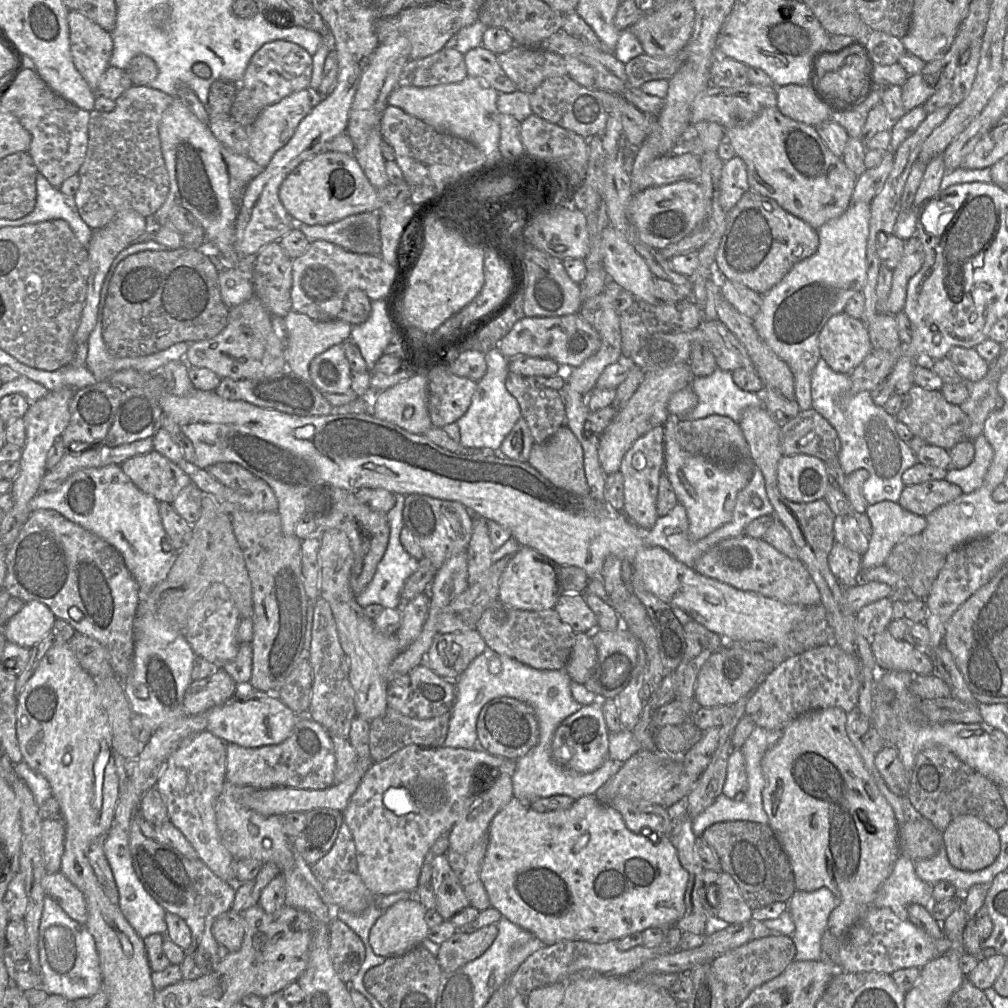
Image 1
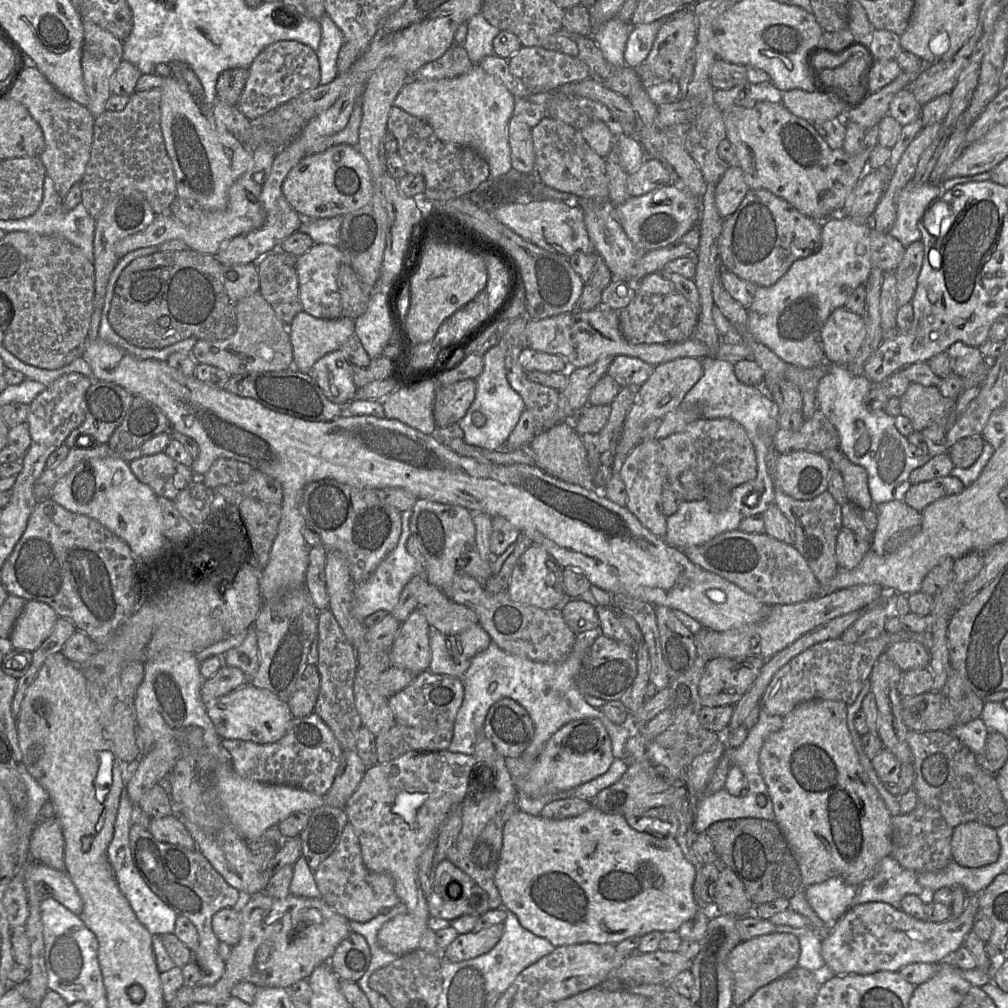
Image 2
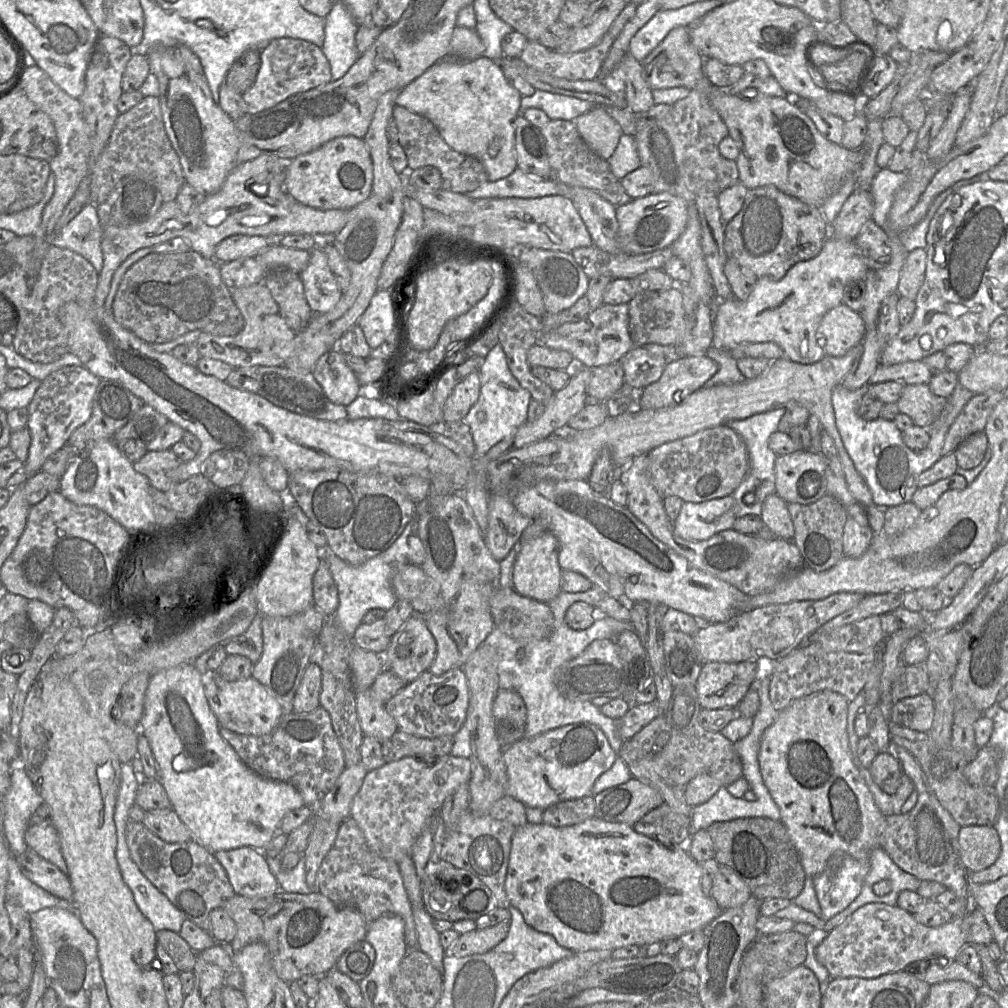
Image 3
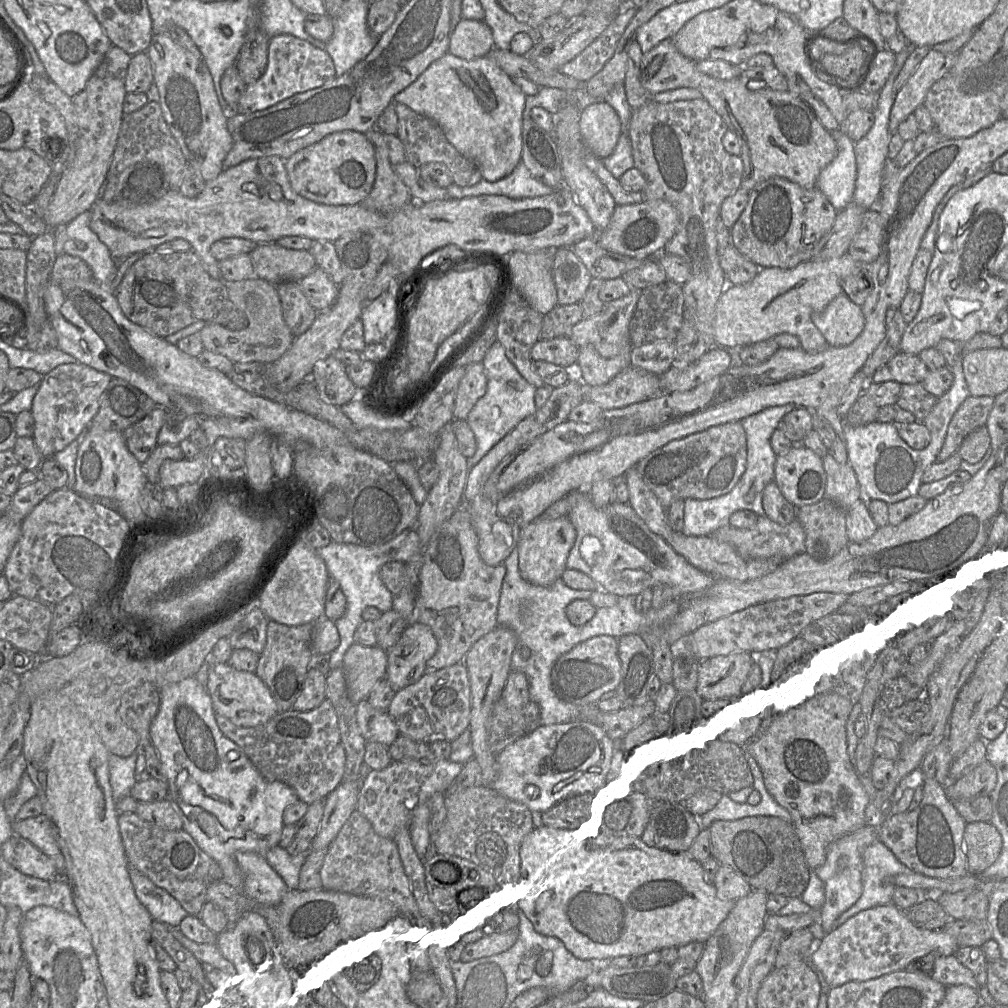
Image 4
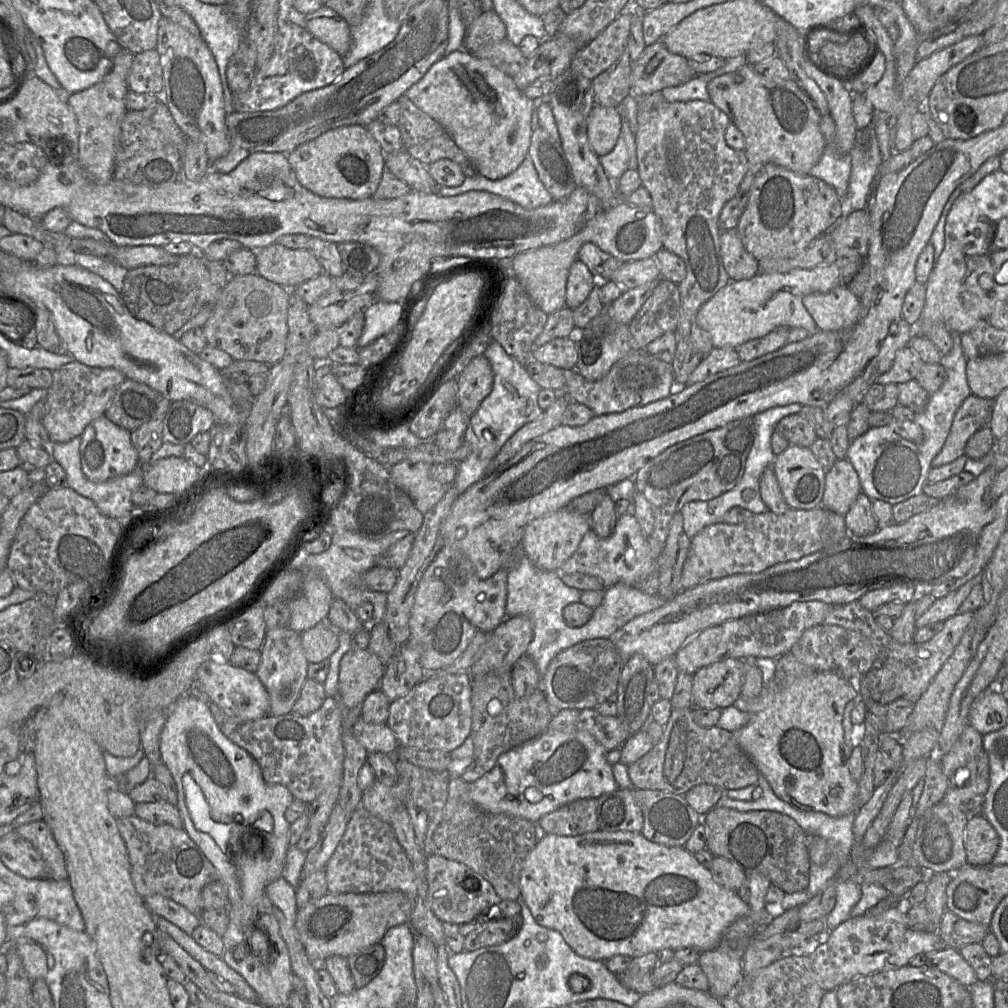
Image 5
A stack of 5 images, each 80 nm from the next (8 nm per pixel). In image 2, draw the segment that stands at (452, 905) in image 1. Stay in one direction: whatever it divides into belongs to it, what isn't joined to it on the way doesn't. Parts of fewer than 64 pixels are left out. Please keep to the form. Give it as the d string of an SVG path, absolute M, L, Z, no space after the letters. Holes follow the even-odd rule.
M447 858L436 866L433 888L426 900L430 916L449 922L463 915L482 915L489 910L488 894Z

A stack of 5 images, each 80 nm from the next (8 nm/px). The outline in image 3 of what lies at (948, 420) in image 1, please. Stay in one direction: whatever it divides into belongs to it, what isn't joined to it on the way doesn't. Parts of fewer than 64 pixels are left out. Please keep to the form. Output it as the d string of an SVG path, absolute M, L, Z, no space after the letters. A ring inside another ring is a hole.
M928 384L905 385L897 401L900 413L908 415L914 425L928 428L941 414L948 398L934 394Z

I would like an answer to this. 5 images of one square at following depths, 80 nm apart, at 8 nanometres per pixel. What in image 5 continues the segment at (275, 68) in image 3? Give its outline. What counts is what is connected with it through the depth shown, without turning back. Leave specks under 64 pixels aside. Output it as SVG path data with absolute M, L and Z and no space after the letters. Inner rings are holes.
M290 21L280 22L271 57L257 70L250 87L246 91L232 94L233 109L235 112L244 113L279 109L302 93L333 83L343 74L345 69L342 57L328 45L316 39L306 28Z

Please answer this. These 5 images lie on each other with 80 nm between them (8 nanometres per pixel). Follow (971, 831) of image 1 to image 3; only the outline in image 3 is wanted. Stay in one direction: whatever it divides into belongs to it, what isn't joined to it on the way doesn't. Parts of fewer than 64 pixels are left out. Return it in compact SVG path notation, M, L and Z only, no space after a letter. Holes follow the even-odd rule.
M993 825L961 827L958 835L959 853L968 872L978 872L990 867L1001 852L1001 841Z

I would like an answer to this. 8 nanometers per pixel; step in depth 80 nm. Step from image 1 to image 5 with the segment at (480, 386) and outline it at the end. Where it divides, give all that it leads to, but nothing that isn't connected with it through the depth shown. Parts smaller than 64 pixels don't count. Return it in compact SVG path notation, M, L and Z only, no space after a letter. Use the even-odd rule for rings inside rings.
M496 340L491 342L484 355L493 370L493 388L469 419L465 440L470 445L470 453L458 464L458 472L452 483L459 495L489 473L493 458L519 428L536 420L543 412L538 404L542 387L533 380L524 365L509 355Z

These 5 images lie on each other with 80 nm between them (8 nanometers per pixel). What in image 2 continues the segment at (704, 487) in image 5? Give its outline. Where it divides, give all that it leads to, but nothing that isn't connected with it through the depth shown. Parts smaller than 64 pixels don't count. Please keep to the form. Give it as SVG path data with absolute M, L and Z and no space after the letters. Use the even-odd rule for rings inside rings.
M727 418L698 419L679 432L659 441L658 463L664 484L670 486L682 498L679 476L682 472L694 472L705 484L721 482L733 489L756 477L756 453L745 429Z

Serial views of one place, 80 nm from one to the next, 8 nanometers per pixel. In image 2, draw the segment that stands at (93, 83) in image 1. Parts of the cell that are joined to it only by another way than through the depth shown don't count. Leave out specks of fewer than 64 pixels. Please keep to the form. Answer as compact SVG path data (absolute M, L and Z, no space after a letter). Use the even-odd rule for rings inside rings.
M82 19L83 46L81 55L81 68L85 90L88 96L87 109L96 118L106 111L105 104L112 95L109 82L116 71L123 55L123 42L118 40L109 31L101 28L88 19Z

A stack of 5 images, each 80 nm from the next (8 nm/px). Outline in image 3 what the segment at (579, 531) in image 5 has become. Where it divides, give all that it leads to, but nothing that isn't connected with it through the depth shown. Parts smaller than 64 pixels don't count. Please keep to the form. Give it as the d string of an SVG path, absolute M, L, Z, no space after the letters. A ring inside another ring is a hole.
M549 531L521 545L514 564L512 588L521 596L542 603L550 602L562 590L562 569L558 562L558 554L559 542Z

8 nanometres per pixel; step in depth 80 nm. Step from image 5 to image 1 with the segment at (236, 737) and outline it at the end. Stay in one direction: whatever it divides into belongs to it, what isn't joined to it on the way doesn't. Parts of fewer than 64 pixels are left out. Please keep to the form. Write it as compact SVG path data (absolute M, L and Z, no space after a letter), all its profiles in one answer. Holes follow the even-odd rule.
M299 717L290 736L278 745L242 747L226 743L226 780L237 786L323 790L334 784L336 757L329 732L309 717Z

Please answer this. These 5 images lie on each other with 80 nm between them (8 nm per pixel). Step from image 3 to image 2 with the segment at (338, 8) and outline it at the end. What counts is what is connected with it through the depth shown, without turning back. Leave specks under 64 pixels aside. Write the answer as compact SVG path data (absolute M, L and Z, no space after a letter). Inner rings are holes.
M327 15L319 19L321 26L321 41L316 55L320 66L320 85L332 82L338 76L338 53L345 43L343 33Z

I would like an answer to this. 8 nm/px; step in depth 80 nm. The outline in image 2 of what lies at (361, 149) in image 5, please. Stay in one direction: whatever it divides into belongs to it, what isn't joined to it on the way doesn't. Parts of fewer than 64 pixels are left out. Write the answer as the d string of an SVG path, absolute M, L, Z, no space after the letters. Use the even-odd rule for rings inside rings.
M339 144L323 152L307 155L288 173L282 194L304 219L343 217L367 205L373 195L368 164L356 147Z

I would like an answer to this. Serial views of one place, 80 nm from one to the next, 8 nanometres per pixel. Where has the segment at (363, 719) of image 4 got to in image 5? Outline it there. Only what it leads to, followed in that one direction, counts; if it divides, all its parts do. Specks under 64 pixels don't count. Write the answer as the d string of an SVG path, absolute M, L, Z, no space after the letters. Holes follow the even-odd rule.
M360 717L353 726L353 733L368 753L381 752L393 756L399 746L387 723L367 723Z

